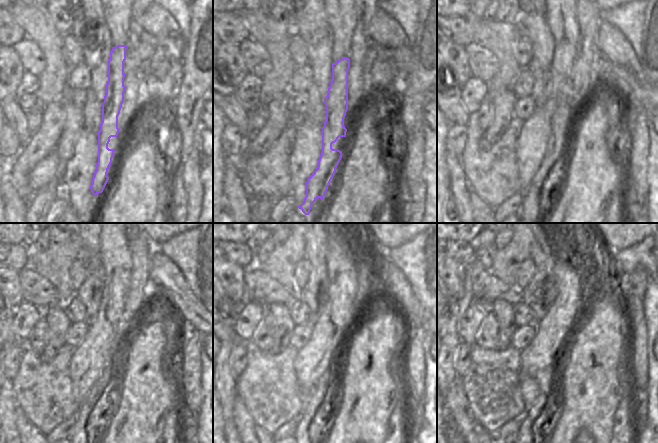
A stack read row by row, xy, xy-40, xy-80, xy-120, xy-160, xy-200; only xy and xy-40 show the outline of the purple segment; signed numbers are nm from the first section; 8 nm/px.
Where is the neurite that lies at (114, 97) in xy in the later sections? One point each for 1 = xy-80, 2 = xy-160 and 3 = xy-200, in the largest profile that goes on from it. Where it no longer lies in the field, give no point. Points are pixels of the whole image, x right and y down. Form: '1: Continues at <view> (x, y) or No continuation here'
1: Continues at xy-80 (535, 194)
2: Continues at xy-160 (324, 386)
3: Continues at xy-200 (530, 426)

